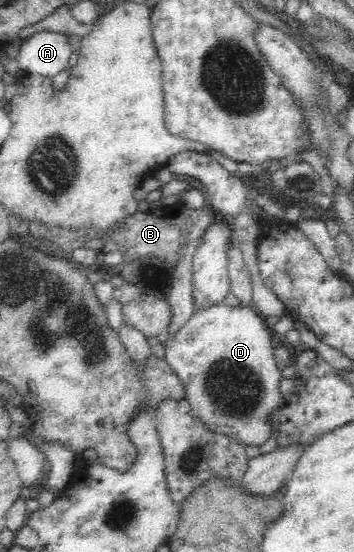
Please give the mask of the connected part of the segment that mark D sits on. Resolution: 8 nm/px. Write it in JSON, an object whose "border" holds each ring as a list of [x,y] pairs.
{"border":[[[218,302],[210,307],[194,310],[192,317],[188,319],[185,325],[179,328],[179,331],[171,336],[165,342],[165,360],[172,367],[172,370],[178,375],[180,382],[184,385],[185,396],[192,407],[192,410],[199,416],[199,419],[212,431],[221,432],[230,438],[235,438],[243,445],[254,444],[254,446],[260,446],[263,442],[266,442],[270,438],[270,420],[268,416],[274,415],[276,410],[283,404],[282,394],[278,389],[278,381],[282,378],[282,375],[276,364],[274,363],[274,351],[272,349],[272,336],[273,332],[266,326],[265,318],[260,316],[256,310],[250,307],[242,306],[224,306],[224,304]]]}

